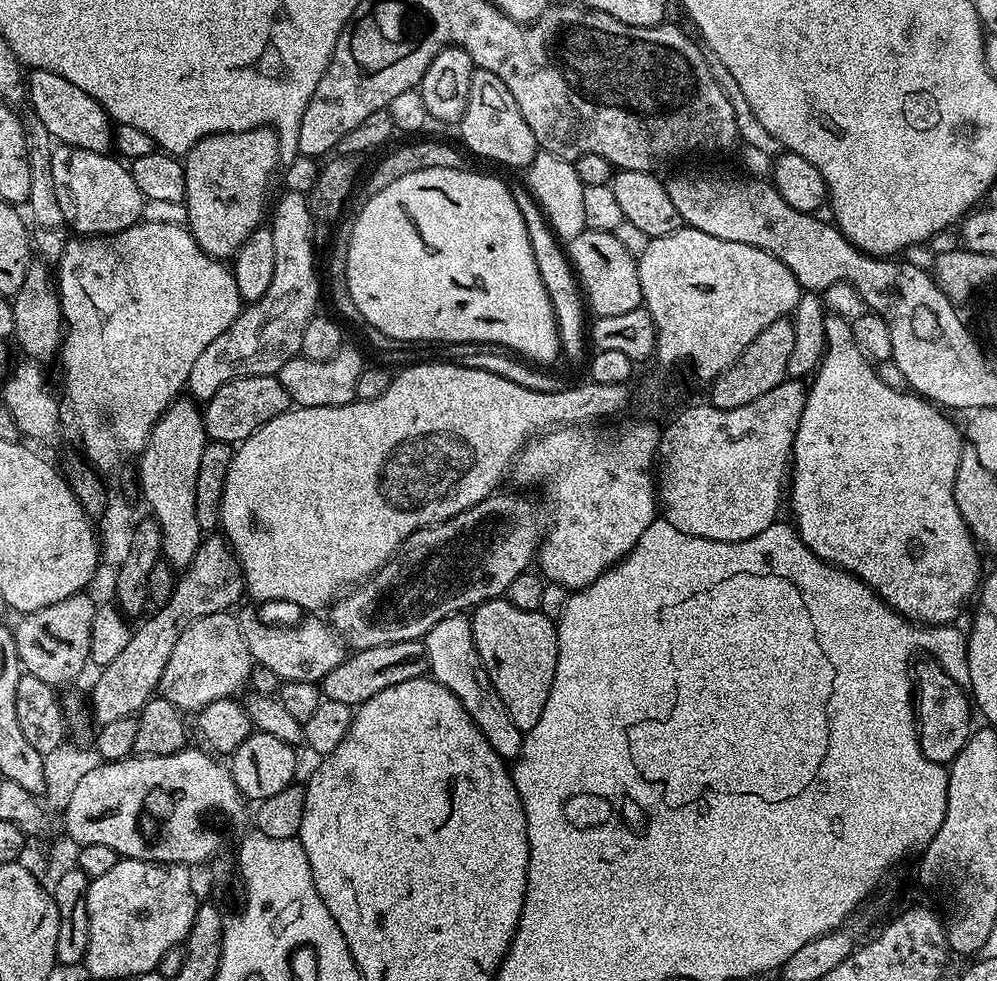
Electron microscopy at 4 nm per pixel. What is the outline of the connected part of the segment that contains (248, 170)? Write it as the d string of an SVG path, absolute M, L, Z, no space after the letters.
M219 132L202 138L183 157L186 174L186 194L184 204L188 209L186 227L192 233L198 246L213 260L221 262L235 257L236 251L261 227L266 216L268 191L272 188L272 175L276 172L276 163L282 160L282 148L279 143L267 144L264 140L255 140L252 132Z

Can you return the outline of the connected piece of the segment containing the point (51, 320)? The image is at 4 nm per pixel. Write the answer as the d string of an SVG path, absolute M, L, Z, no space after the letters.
M33 259L26 270L26 278L22 278L22 286L18 286L16 295L11 297L14 310L14 344L25 352L32 362L55 361L57 359L62 337L66 331L60 314L60 293L54 272L43 259Z

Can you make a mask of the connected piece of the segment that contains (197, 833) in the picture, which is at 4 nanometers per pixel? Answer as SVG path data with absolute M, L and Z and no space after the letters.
M185 746L181 752L169 756L133 754L127 760L101 762L96 769L79 779L74 794L63 805L62 828L65 828L66 836L81 846L108 844L117 857L155 864L199 866L219 857L220 823L227 816L242 815L246 800L241 796L227 763L221 762L203 747L192 747Z

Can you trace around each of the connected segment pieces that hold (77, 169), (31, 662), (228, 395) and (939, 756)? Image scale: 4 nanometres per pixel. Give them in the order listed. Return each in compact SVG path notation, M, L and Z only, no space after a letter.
M60 144L52 149L52 169L54 191L73 233L103 236L141 223L146 201L134 183L129 165L115 155Z
M87 594L62 598L54 606L23 613L14 625L20 667L34 678L53 686L72 684L90 664L90 638L97 606Z
M247 376L227 380L203 405L204 428L209 441L220 440L223 444L235 445L257 432L270 418L288 411L290 401L282 382L276 376Z
M932 658L924 659L914 668L914 707L922 754L926 754L930 762L948 766L973 734L974 704L965 688L958 686L958 683L942 670L939 662Z

